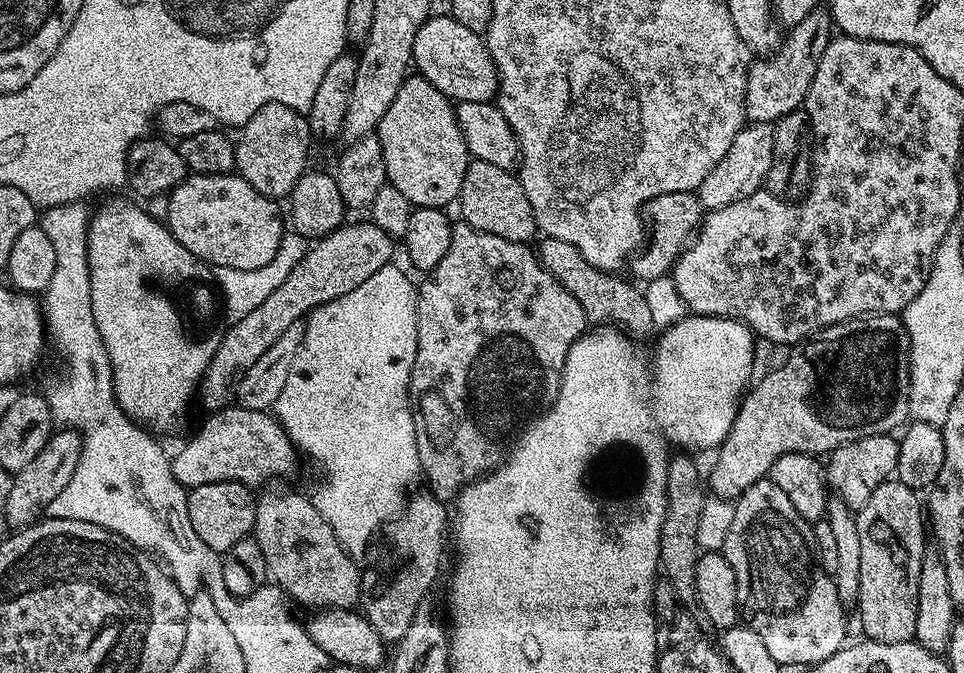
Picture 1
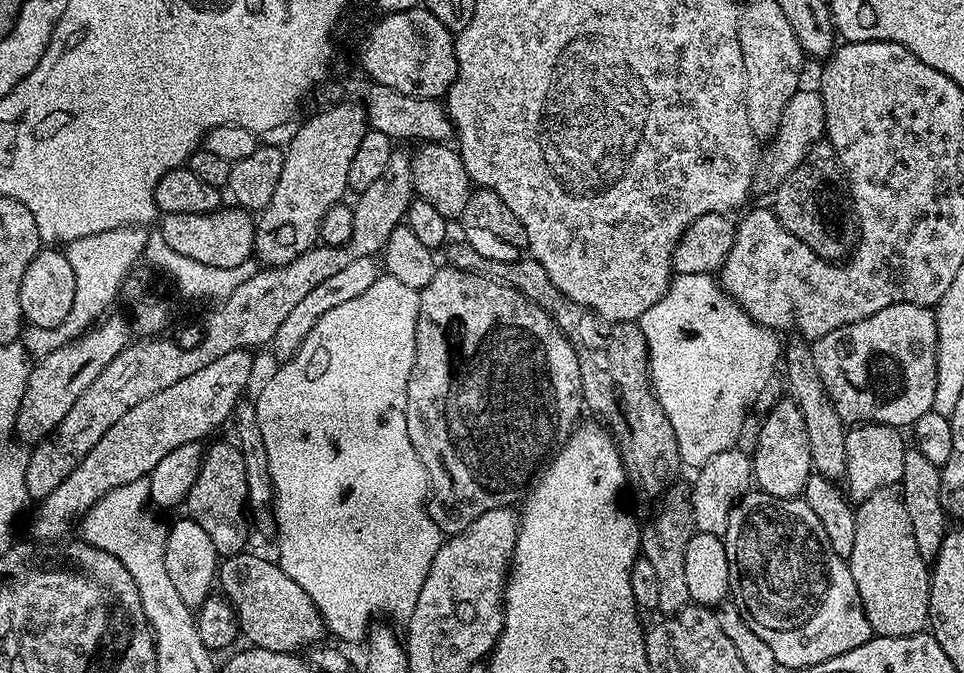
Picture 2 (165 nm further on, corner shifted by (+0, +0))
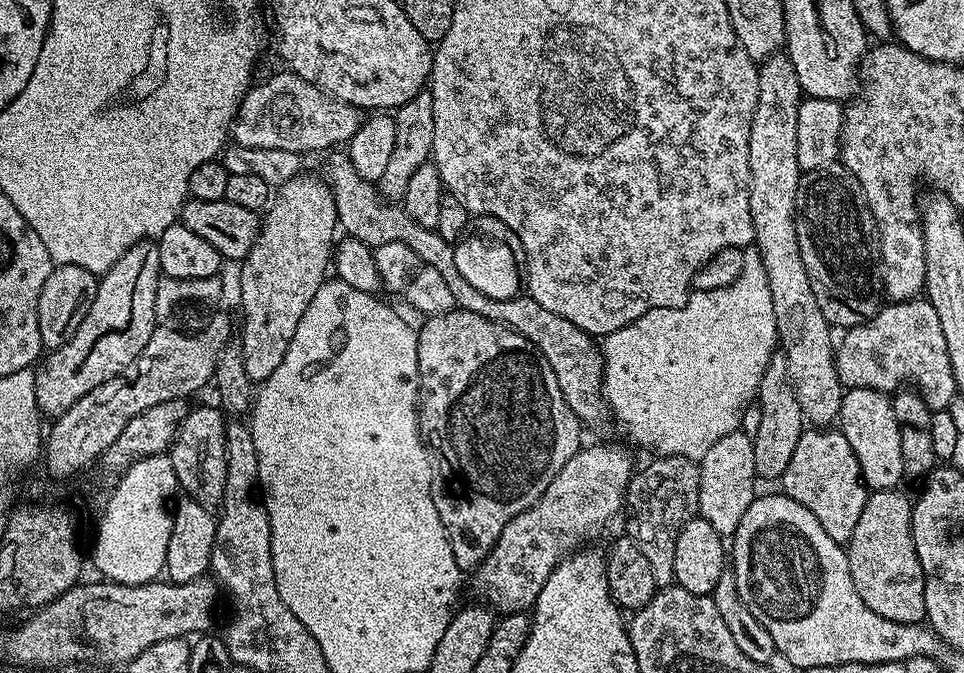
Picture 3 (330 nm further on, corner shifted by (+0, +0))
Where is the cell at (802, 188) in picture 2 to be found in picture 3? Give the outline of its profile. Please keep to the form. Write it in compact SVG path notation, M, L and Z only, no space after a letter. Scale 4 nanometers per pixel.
M843 163L827 164L818 170L803 173L796 191L796 233L798 234L798 250L802 254L802 266L806 266L806 278L810 278L810 290L814 290L814 298L818 298L818 306L822 309L822 318L836 330L847 330L874 318L882 307L882 293L884 278L880 275L880 235L876 229L876 220L872 216L870 206L862 194L862 186L858 178L852 176L852 171L844 167Z

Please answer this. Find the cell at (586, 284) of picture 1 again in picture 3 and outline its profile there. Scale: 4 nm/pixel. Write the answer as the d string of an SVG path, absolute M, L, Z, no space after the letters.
M332 150L327 156L326 183L332 190L336 203L336 222L344 236L358 238L358 242L366 242L373 249L386 246L386 242L402 242L410 246L421 265L442 274L450 294L454 294L456 308L465 308L467 312L482 314L482 318L490 318L507 328L513 328L542 353L546 362L550 362L550 370L554 370L558 378L558 386L562 386L562 394L570 410L574 410L579 420L588 425L602 419L604 412L606 416L602 352L593 337L574 326L574 322L566 322L566 318L558 318L558 314L545 310L530 295L521 294L509 300L495 300L474 290L474 286L470 286L470 282L458 274L458 266L454 266L454 247L450 246L449 240L438 235L435 228L418 226L418 222L406 214L403 206L381 196L379 187L373 181L362 178L362 174L354 170L354 162L350 162L347 151Z

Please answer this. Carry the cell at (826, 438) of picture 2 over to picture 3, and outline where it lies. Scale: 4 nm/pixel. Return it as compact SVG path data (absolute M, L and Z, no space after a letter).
M777 54L768 57L759 65L760 73L758 74L758 106L754 106L754 118L750 122L750 218L754 226L756 235L754 247L762 254L763 265L766 266L766 278L770 278L770 299L774 302L774 322L776 323L776 338L782 354L786 358L786 366L790 370L790 378L794 386L794 394L798 398L798 406L802 410L805 421L812 426L828 426L833 423L840 415L840 398L842 395L842 385L838 378L836 369L836 349L834 347L834 329L832 325L822 318L822 309L818 306L818 298L814 298L814 290L810 290L810 278L806 278L806 266L802 266L802 254L798 250L798 234L796 233L796 191L798 182L802 175L798 166L798 110L802 93L798 74L794 74L794 66L786 54Z

